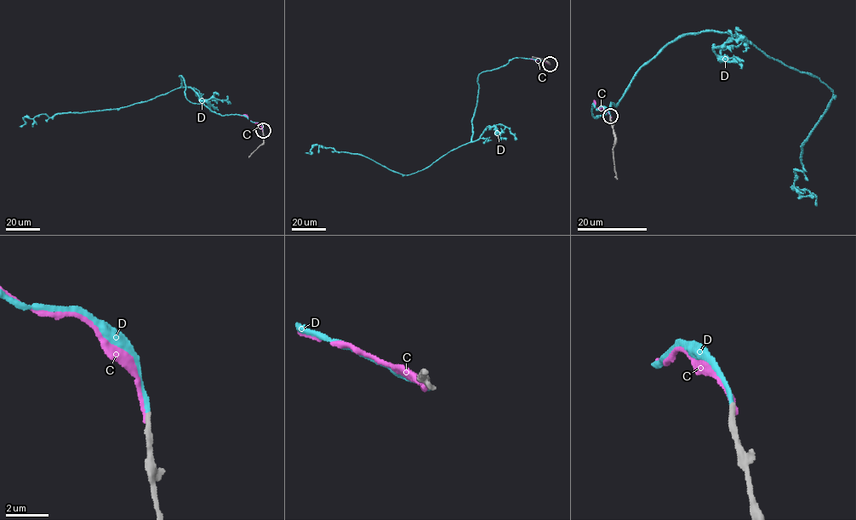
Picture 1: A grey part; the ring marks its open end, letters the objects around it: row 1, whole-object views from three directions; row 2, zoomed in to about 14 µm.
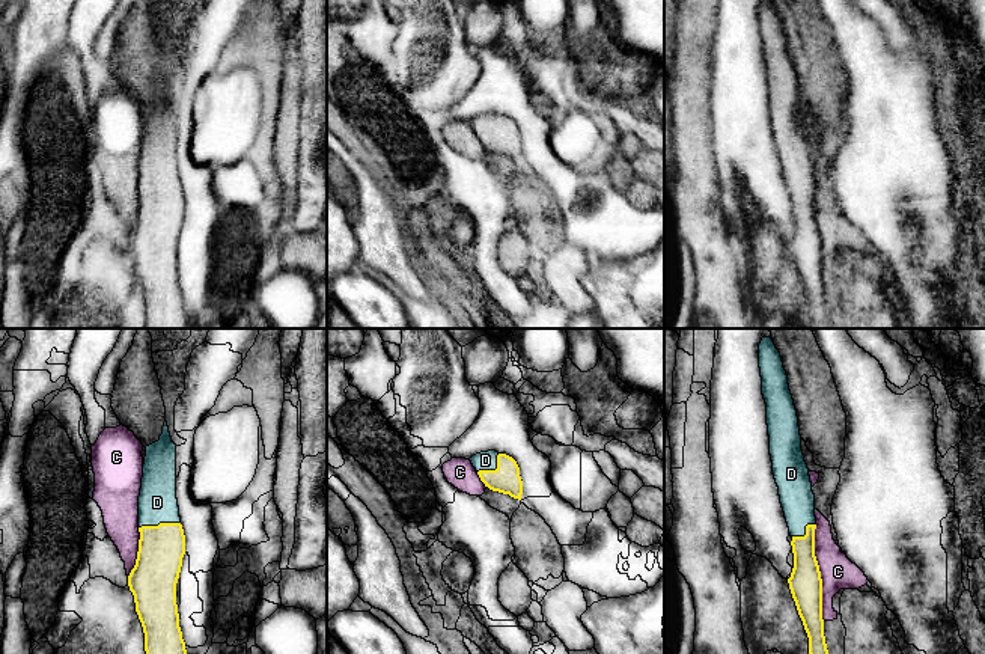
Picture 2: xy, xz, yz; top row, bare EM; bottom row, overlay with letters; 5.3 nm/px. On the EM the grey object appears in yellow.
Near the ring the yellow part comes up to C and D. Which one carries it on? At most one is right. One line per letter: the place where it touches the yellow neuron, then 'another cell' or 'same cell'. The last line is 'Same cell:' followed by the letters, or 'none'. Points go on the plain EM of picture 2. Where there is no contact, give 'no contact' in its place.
C: contact yz (820, 235); another cell
D: contact xy (160, 186); same cell
Same cell: D

